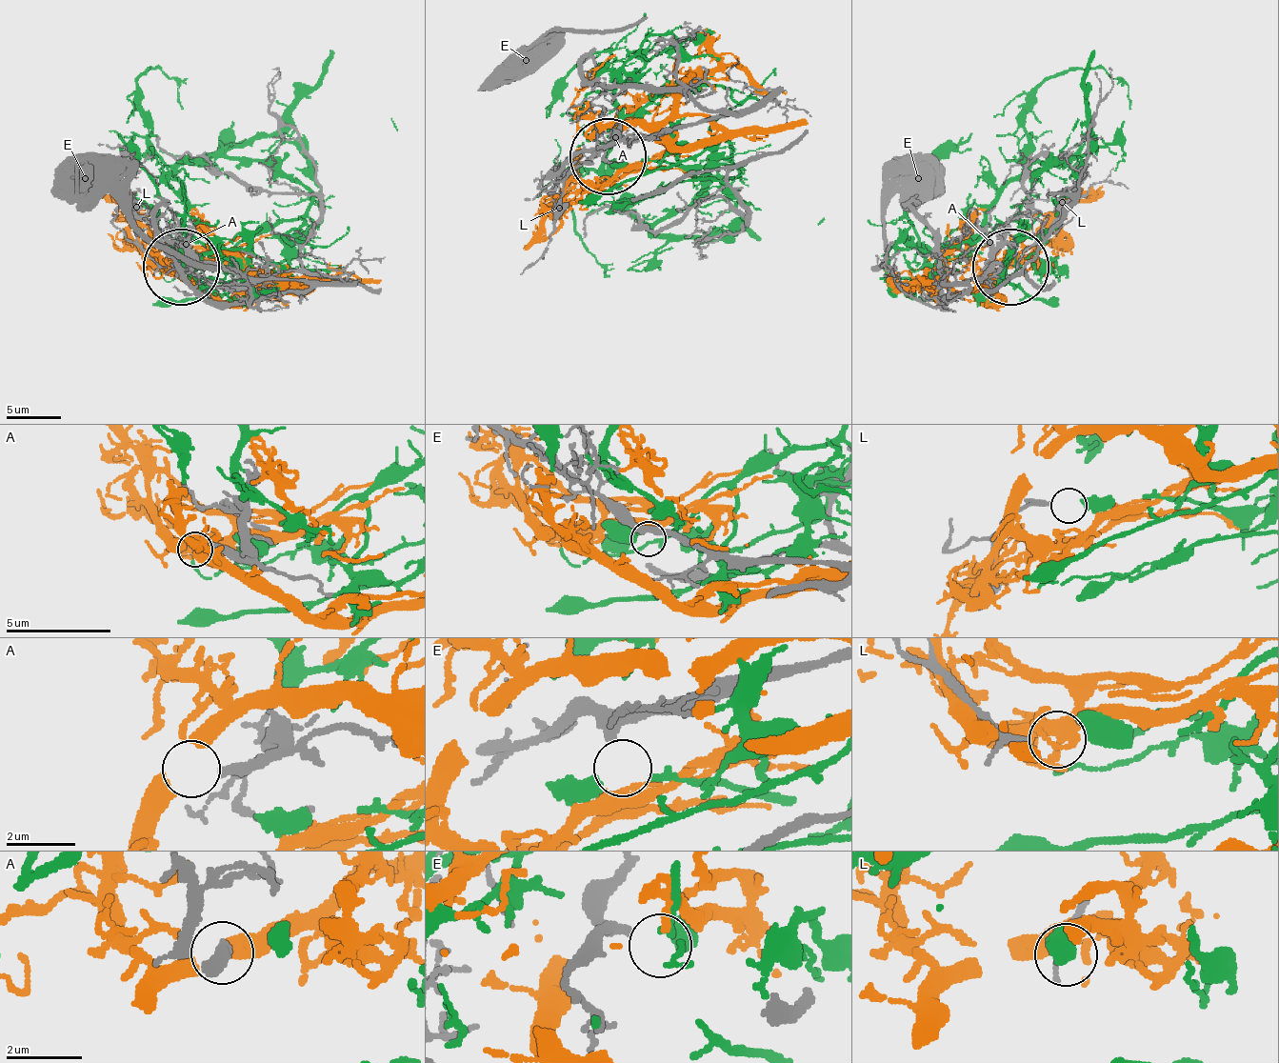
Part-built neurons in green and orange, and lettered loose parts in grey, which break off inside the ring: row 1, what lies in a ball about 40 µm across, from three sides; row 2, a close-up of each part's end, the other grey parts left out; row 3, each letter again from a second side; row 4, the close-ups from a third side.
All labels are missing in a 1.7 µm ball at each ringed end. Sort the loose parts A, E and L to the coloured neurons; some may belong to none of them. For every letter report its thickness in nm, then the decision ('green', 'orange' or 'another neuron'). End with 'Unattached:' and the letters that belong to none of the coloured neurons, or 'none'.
A: 320 nm | orange
E: 280 nm | another neuron
L: 160 nm | green
Unattached: E

